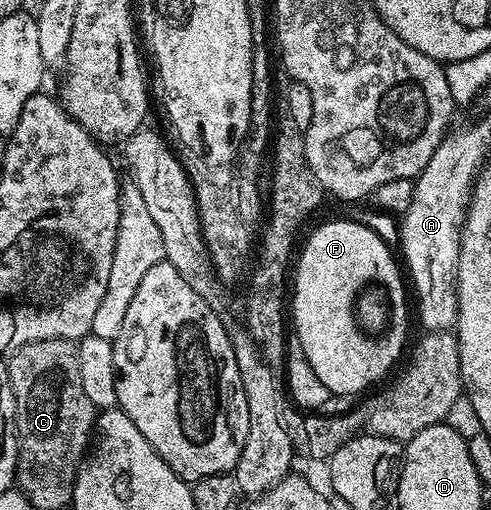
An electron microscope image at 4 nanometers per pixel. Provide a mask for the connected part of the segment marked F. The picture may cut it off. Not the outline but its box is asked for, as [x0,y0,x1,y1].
[290,218,410,397]

